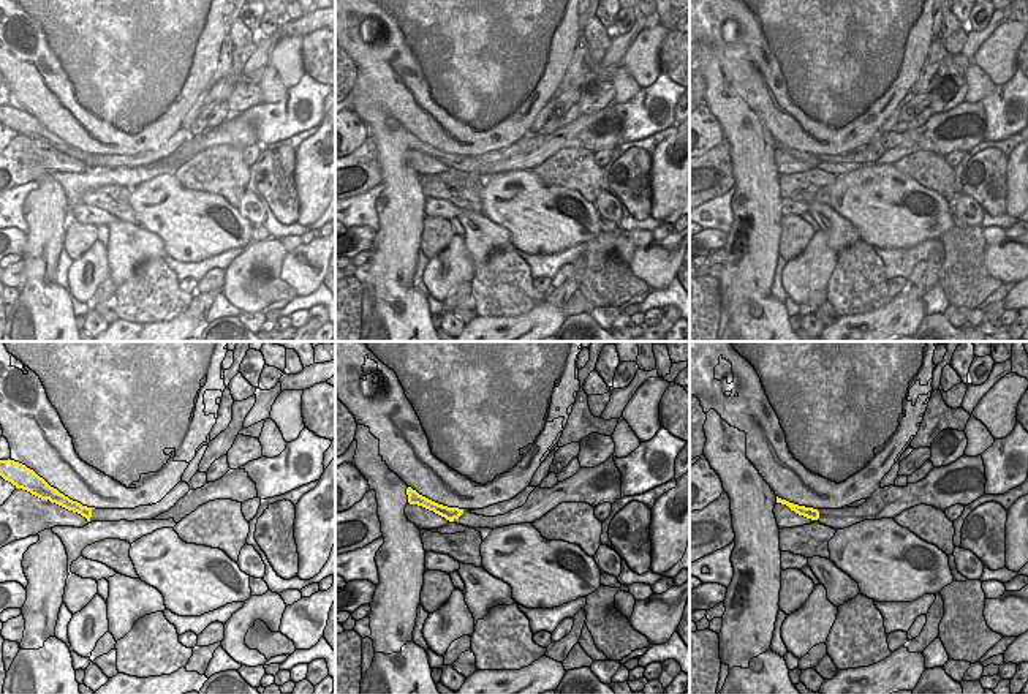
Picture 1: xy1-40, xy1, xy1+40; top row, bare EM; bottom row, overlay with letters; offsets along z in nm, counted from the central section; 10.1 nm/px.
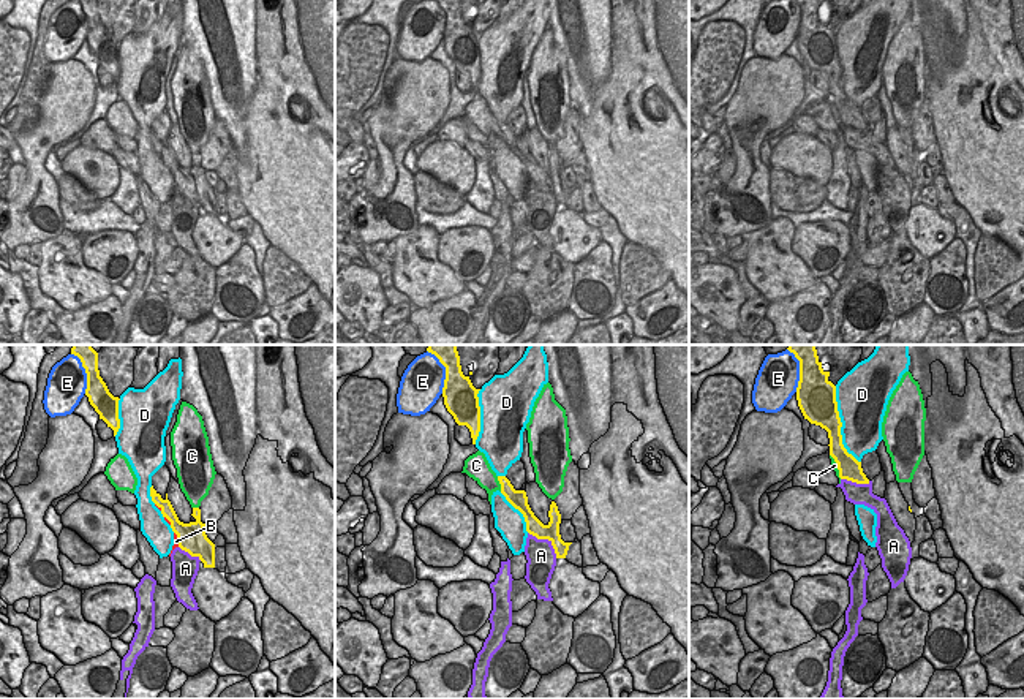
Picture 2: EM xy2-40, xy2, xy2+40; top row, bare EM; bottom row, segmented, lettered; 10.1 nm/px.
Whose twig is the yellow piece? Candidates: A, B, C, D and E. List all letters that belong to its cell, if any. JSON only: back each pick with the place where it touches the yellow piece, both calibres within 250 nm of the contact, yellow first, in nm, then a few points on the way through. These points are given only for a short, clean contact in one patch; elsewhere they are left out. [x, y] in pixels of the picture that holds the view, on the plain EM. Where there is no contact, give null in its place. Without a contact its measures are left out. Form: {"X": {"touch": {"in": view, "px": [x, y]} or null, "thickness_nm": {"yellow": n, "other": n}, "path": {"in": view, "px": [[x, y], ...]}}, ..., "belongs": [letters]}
{"belongs": []}

